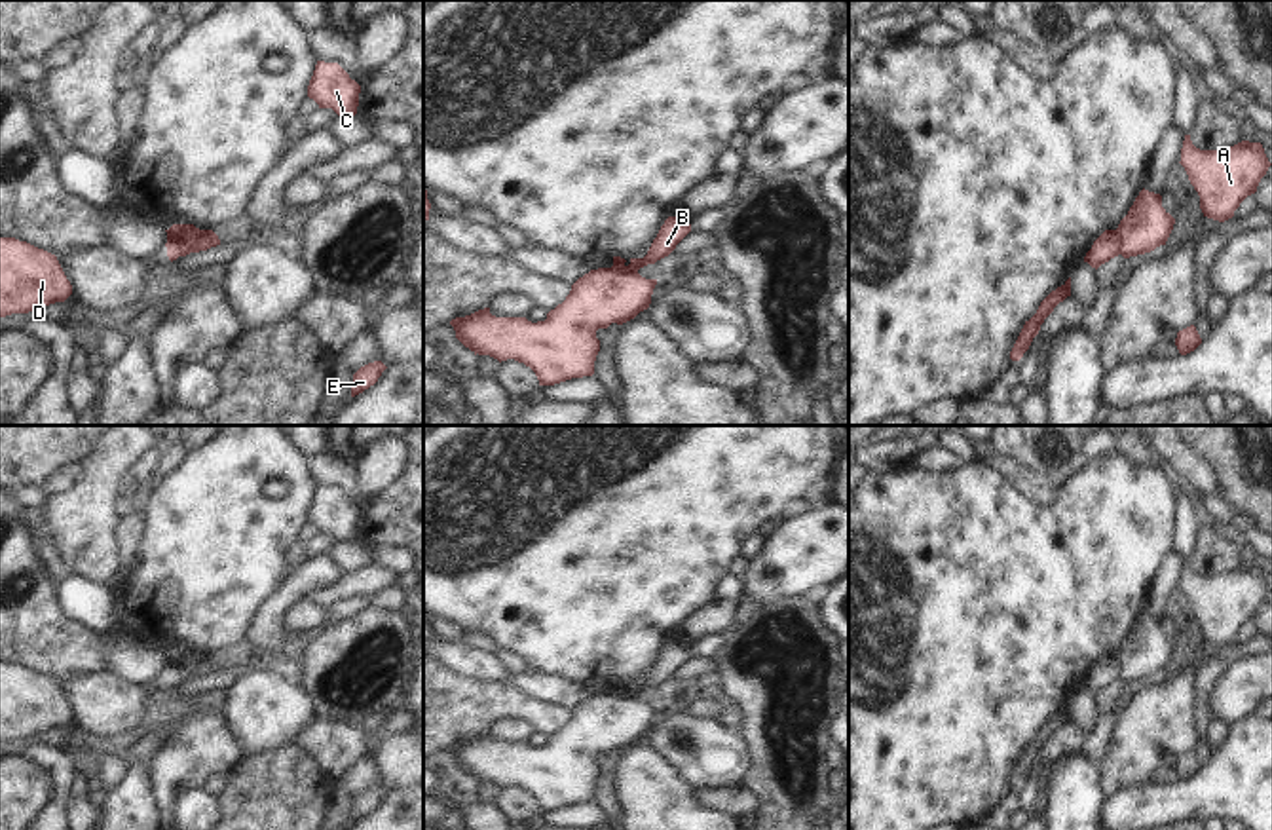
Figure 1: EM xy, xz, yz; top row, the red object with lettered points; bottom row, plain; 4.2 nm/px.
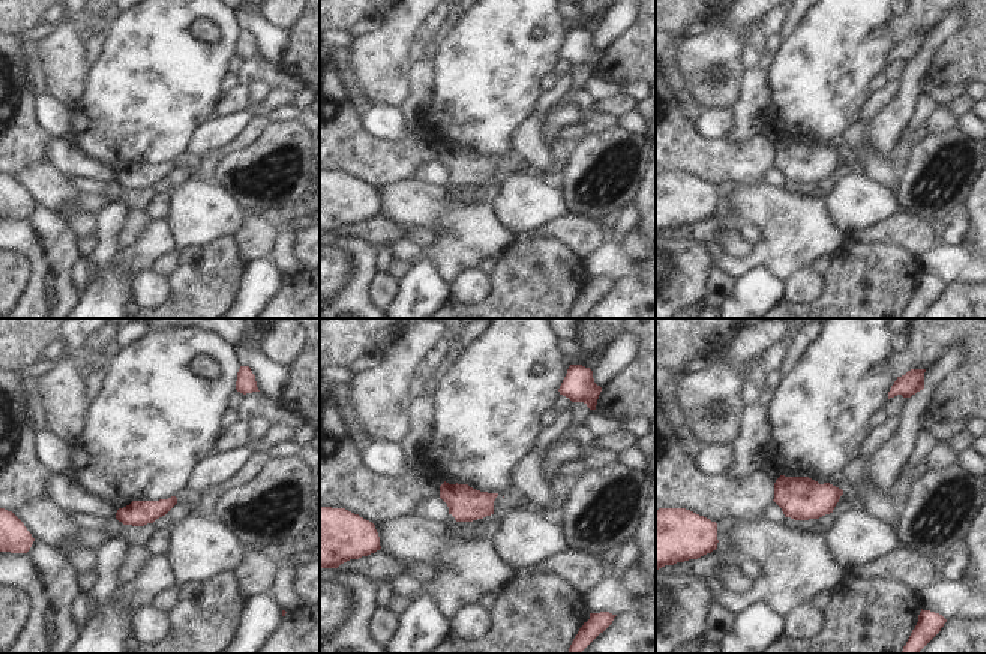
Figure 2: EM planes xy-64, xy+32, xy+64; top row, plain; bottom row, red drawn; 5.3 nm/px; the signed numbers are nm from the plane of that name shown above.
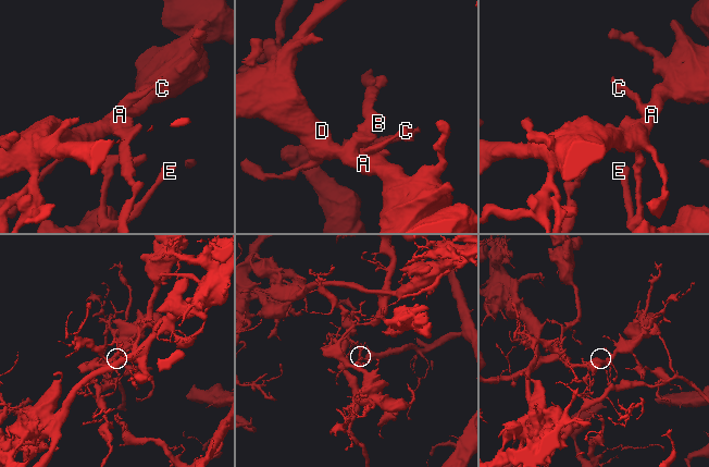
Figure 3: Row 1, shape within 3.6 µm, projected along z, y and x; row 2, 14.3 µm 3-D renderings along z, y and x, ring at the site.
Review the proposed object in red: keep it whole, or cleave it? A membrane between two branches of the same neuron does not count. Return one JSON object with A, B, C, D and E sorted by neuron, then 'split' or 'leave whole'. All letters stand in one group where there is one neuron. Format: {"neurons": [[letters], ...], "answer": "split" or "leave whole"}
{"neurons": [["A", "C", "D", "E"], ["B"]], "answer": "split"}

